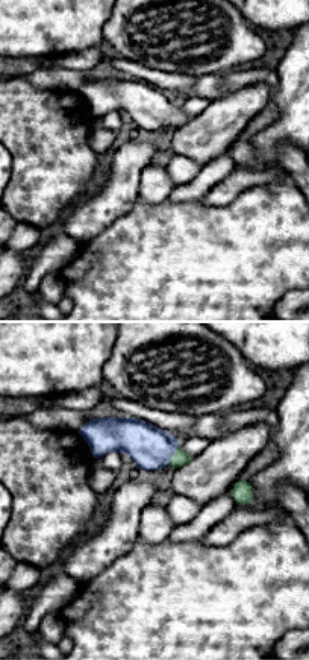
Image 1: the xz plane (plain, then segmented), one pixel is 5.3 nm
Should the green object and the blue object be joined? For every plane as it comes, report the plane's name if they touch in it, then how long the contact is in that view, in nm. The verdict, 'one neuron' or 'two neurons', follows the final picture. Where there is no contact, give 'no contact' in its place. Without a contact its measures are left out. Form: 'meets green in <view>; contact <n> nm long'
meets green in xz; contact 120 nm long

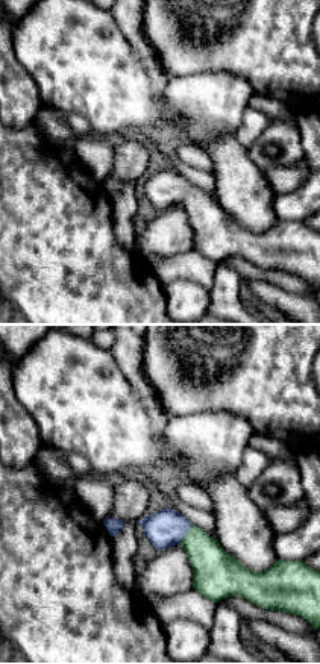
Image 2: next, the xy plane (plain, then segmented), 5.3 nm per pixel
meets green in xy; contact 120 nm long

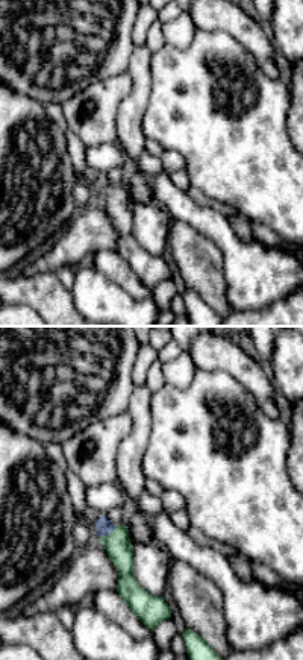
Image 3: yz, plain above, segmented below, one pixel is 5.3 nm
meets green in yz; contact 120 nm long

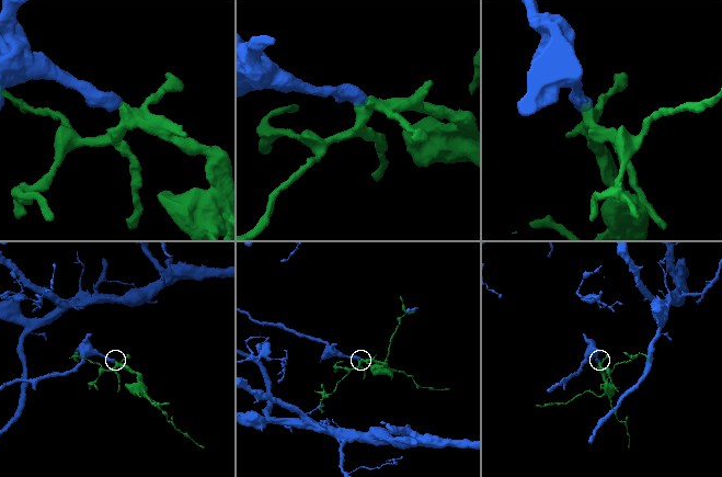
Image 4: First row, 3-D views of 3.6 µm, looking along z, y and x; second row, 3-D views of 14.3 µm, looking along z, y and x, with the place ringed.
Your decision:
one neuron

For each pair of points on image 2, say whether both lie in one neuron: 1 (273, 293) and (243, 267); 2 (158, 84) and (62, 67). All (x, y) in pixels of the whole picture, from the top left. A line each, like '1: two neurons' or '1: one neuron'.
1: two neurons
2: two neurons

